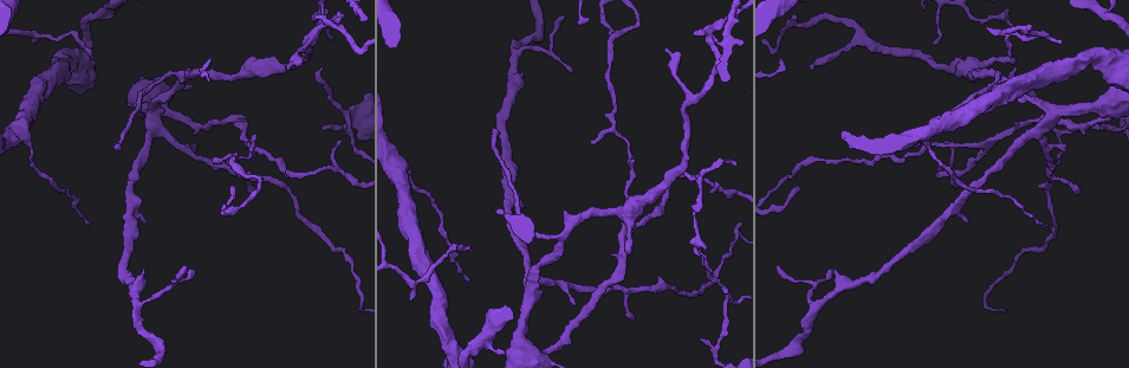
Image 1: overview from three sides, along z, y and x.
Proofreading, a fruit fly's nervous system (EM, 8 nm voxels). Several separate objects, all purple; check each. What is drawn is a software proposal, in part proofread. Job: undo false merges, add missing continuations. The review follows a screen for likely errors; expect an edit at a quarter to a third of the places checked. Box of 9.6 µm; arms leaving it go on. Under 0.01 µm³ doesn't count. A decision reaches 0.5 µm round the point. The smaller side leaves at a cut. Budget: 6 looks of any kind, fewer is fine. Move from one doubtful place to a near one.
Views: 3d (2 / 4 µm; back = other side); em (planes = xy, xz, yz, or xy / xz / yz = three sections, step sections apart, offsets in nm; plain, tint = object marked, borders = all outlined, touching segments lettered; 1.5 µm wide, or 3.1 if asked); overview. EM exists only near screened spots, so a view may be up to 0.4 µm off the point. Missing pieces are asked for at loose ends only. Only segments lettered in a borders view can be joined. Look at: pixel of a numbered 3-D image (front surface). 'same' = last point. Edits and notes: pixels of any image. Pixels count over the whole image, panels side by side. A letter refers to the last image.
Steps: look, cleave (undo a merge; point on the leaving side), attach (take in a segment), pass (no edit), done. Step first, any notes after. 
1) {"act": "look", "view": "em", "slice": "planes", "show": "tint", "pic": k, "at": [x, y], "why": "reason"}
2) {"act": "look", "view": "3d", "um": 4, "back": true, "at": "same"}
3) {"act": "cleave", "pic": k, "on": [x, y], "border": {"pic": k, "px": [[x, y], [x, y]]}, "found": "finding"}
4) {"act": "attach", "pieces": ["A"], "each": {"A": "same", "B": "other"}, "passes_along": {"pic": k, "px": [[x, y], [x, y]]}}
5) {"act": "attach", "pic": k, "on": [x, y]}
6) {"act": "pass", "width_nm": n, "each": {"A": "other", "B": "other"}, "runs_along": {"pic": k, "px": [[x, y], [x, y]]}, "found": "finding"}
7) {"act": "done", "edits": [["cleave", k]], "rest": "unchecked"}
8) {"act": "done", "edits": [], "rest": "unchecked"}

{"act": "look", "view": "3d", "um": 4, "pic": 1, "at": [1061, 41], "why": "thin end"}

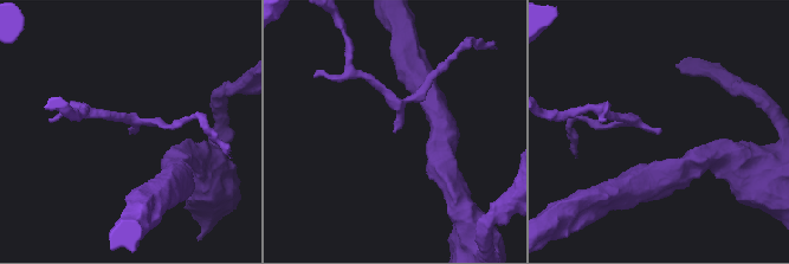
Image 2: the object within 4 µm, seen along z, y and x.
{"act": "look", "view": "em", "slice": "yz", "step": 4, "show": "tint", "pic": 2, "at": [394, 130], "why": "shape alone is not enough"}

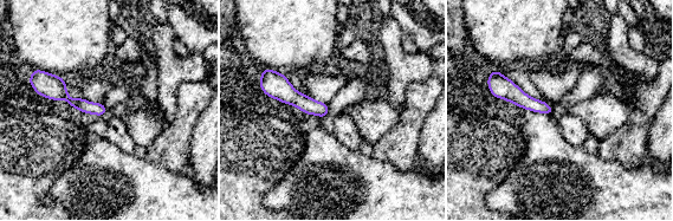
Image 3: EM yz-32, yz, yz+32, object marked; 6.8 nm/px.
{"act": "look", "view": "em", "slice": "yz", "step": 4, "show": "borders", "at": "same"}

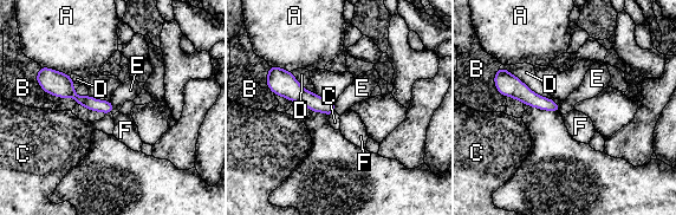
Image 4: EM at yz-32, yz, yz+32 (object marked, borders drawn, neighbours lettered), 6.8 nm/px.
{"act": "pass", "each": {"A": "other", "B": "other", "C": "other", "D": "other", "E": "other", "F": "other"}, "found": "no lettered segment goes on from it"}

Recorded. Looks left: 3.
{"act": "look", "view": "em", "slice": "xy", "step": 8, "show": "borders", "pic": 1, "at": [89, 54], "why": "an open end"}

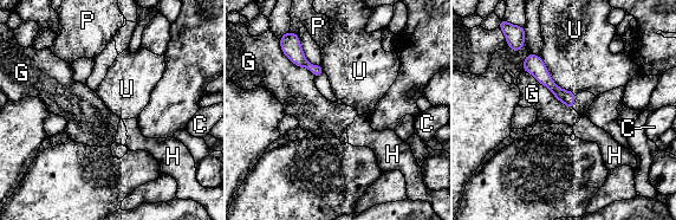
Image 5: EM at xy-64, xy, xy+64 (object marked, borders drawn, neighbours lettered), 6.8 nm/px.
{"act": "pass", "width_nm": 100, "each": {"C": "other", "G": "other", "H": "other", "P": "other", "U": "other"}, "runs_along": {"pic": 5, "px": [[531, 57], [540, 73], [570, 104]]}, "found": "no lettered segment goes on from it"}

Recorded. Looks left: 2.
{"act": "look", "view": "3d", "um": 4, "pic": 1, "at": [1015, 69], "why": "branch stops here"}

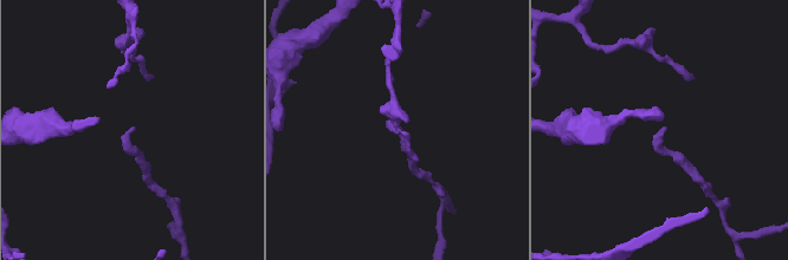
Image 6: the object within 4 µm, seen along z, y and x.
{"act": "look", "view": "em", "slice": "planes", "show": "borders", "pic": 6, "at": [664, 128], "why": "now the EM"}

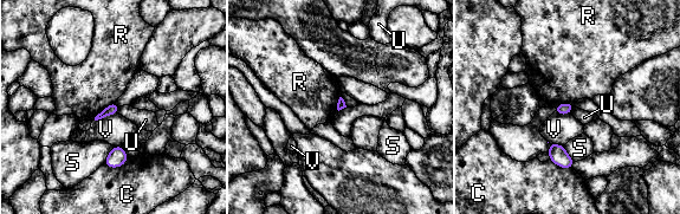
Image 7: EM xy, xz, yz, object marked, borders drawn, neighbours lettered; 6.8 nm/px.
{"act": "pass", "longest_contact_nm": ["R", 190], "each": {"C": "other", "R": "other", "S": "other", "U": "other", "V": "other"}, "found": "none of them fits"}

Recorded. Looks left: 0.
{"act": "done", "edits": [], "rest": "unchecked"}

